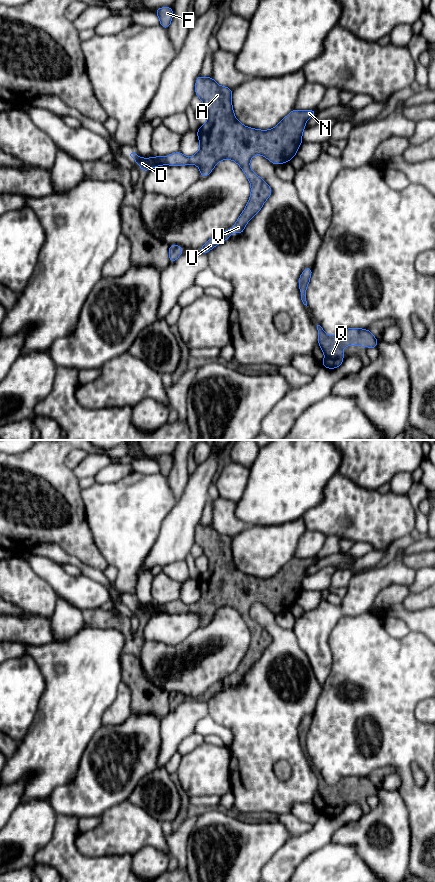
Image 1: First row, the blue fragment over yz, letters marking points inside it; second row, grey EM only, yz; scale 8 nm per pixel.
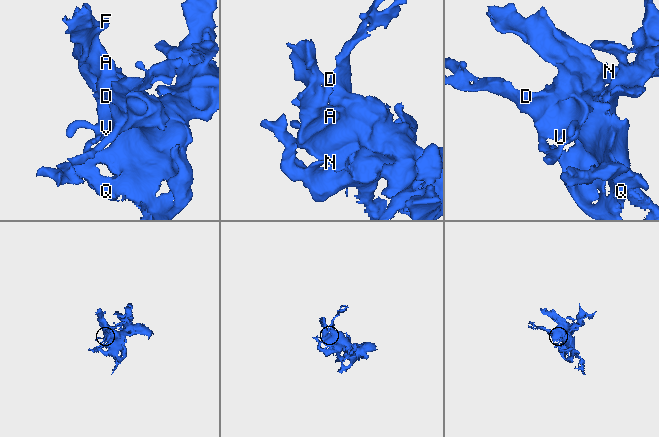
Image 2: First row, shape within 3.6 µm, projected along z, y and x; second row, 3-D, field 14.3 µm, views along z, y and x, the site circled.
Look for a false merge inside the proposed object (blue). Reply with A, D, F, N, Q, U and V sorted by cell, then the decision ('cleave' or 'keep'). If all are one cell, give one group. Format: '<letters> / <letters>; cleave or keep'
A D F N Q U V; keep

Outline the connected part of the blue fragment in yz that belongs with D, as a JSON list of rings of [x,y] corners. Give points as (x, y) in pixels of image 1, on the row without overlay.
[[[199,522],[197,525],[195,542],[202,548],[203,554],[207,557],[208,568],[203,574],[199,575],[198,579],[196,579],[200,589],[200,598],[195,603],[186,605],[179,599],[165,605],[154,604],[153,606],[141,606],[135,600],[130,602],[143,620],[161,613],[184,614],[194,612],[200,617],[201,627],[209,623],[215,613],[224,607],[233,608],[241,615],[251,633],[249,649],[232,677],[227,677],[209,687],[199,697],[199,700],[204,702],[208,702],[213,695],[221,692],[224,688],[229,687],[233,680],[241,683],[245,673],[261,658],[265,649],[272,642],[271,635],[251,618],[249,613],[251,606],[257,602],[261,602],[274,613],[290,610],[291,607],[296,604],[297,598],[302,592],[302,581],[306,576],[306,569],[317,561],[317,558],[300,559],[294,557],[273,577],[258,578],[246,575],[241,572],[234,563],[231,550],[232,539],[233,537],[228,535],[219,534],[212,524],[204,526]]]

